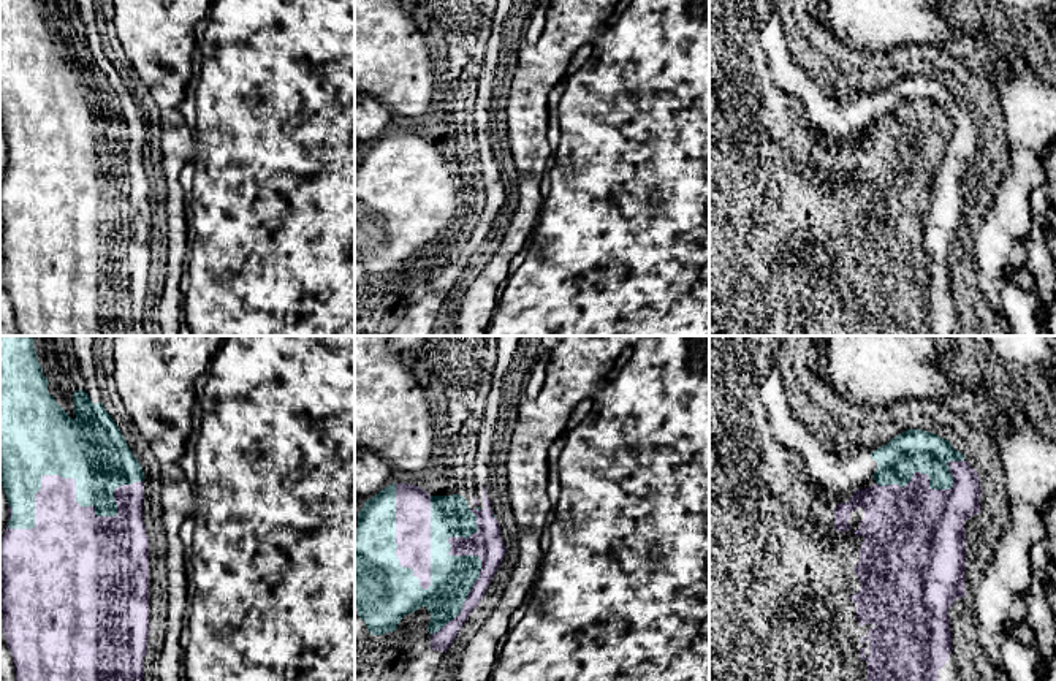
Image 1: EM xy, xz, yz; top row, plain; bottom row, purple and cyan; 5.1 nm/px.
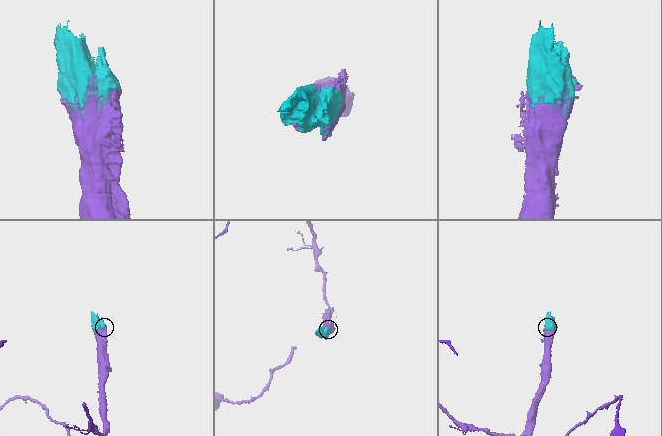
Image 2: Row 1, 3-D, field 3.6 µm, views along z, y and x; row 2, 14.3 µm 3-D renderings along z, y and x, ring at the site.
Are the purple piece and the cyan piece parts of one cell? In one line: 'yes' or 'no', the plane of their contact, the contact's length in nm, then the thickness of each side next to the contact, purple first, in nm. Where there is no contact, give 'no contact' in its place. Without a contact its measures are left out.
yes | xy | 700 nm | 300/360 nm

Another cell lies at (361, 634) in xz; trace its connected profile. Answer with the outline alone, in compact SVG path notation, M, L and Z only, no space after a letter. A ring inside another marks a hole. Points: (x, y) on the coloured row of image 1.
M356 614L355 616L355 649L363 648L370 640L370 632L366 622Z

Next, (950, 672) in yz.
M956 652L948 654L948 660L939 670L939 681L959 681L959 665L956 662Z

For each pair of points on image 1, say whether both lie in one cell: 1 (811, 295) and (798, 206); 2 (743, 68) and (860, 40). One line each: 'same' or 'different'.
1: same
2: different

